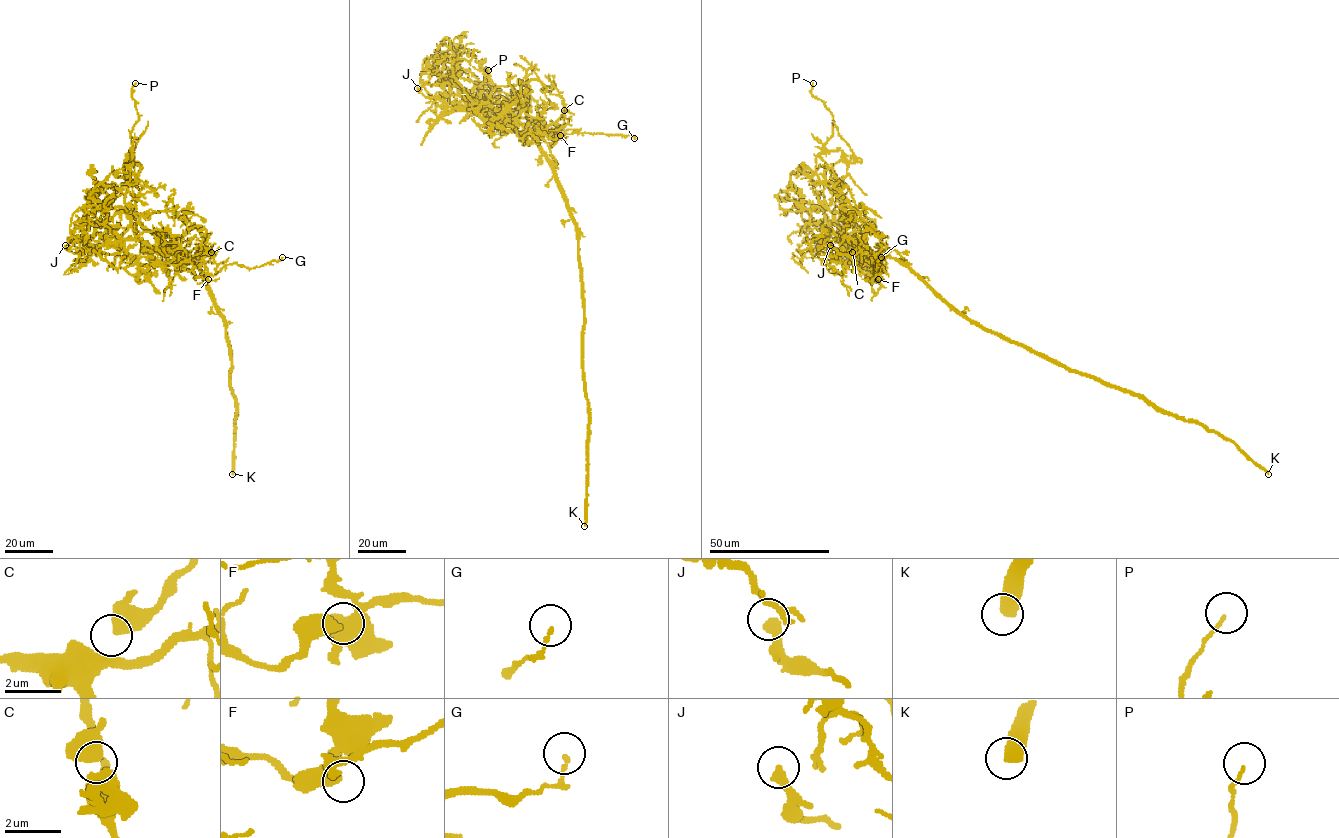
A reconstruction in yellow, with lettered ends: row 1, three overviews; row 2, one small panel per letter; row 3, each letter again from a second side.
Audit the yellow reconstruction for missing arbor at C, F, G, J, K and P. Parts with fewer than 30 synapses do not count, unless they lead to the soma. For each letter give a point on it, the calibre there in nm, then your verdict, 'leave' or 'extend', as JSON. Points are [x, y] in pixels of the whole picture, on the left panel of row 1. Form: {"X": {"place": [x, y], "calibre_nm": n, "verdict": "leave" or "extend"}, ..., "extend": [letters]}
{"C": {"place": [211, 252], "calibre_nm": 360, "verdict": "leave"}, "F": {"place": [208, 279], "calibre_nm": 320, "verdict": "leave"}, "G": {"place": [282, 257], "calibre_nm": 110, "verdict": "leave"}, "J": {"place": [65, 245], "calibre_nm": 380, "verdict": "leave"}, "K": {"place": [232, 474], "calibre_nm": 480, "verdict": "extend"}, "P": {"place": [135, 83], "calibre_nm": 100, "verdict": "leave"}, "extend": ["K"]}

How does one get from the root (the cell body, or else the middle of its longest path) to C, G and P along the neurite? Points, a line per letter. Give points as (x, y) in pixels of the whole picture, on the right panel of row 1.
C: (960, 315), (897, 260), (887, 256), (881, 264), (876, 262), (862, 243), (852, 252)
G: (960, 315), (894, 259), (875, 258), (876, 275), (881, 257)
P: (960, 315), (907, 267), (847, 236), (818, 155), (833, 115), (812, 96), (813, 83)

